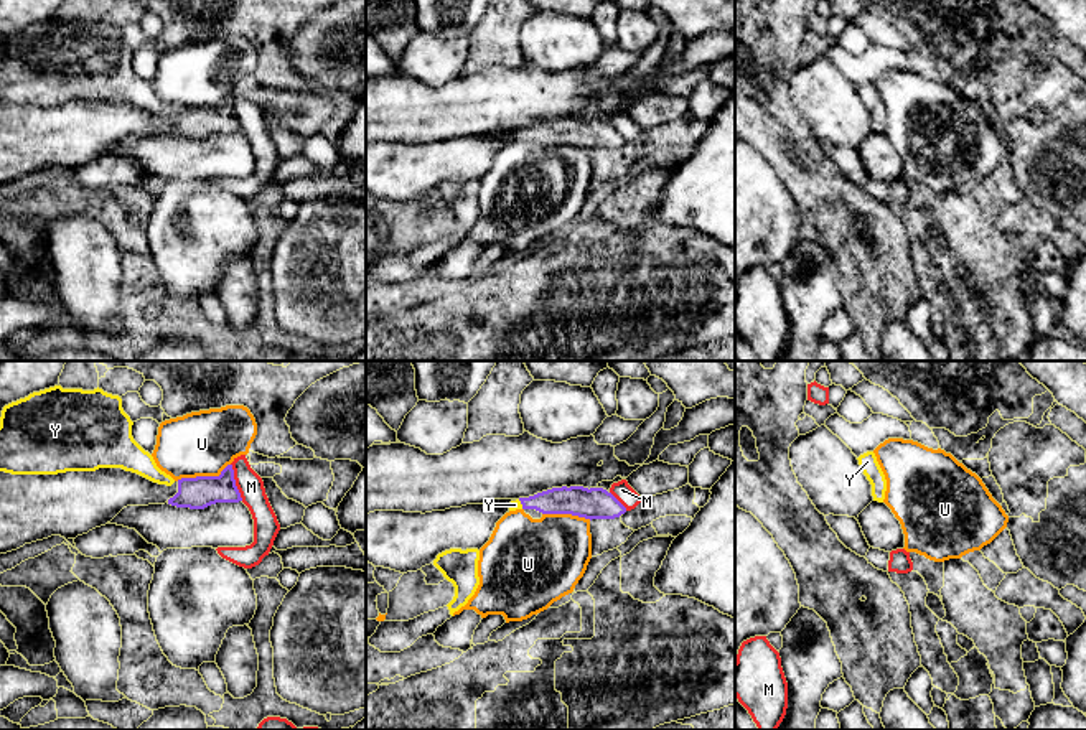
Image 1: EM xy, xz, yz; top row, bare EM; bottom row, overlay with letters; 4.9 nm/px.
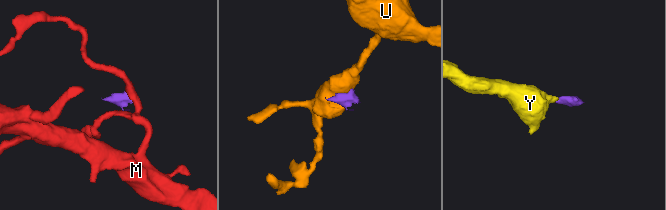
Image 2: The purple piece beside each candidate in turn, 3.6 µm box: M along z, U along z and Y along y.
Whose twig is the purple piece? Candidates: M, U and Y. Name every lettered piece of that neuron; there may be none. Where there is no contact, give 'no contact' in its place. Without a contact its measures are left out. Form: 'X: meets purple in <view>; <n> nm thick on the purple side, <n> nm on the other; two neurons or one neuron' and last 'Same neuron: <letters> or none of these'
M: meets purple in xy; 160 nm thick on the purple side, 130 nm on the other; two neurons
U: meets purple in xy; 160 nm thick on the purple side, 320 nm on the other; two neurons
Y: meets purple in xz; 130 nm thick on the purple side, 50 nm on the other; one neuron
Same neuron: Y

